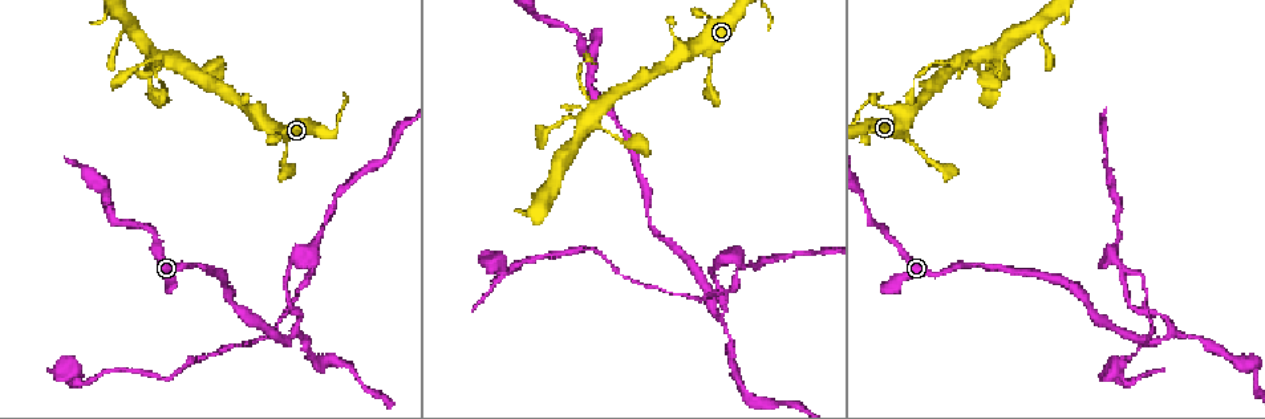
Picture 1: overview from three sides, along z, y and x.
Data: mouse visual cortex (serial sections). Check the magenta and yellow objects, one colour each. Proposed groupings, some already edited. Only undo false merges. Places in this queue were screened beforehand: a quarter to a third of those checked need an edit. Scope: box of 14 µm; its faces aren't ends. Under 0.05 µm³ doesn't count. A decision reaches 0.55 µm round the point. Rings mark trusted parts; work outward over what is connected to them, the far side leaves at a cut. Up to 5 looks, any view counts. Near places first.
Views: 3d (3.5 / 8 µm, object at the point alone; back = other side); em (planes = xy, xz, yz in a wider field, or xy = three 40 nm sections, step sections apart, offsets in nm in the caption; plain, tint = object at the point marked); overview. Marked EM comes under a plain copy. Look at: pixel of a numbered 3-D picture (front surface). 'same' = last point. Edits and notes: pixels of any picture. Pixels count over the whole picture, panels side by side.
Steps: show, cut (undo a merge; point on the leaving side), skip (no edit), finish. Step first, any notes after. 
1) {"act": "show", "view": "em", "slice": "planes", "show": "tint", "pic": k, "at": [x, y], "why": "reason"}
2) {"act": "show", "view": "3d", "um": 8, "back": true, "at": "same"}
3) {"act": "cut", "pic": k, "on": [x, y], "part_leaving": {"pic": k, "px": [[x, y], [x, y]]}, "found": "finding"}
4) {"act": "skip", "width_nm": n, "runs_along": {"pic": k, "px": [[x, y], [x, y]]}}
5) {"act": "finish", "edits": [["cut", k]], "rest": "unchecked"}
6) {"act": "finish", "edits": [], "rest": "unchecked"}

{"act": "show", "view": "3d", "um": 8, "pic": 1, "at": [583, 94], "why": "sudden change in width"}

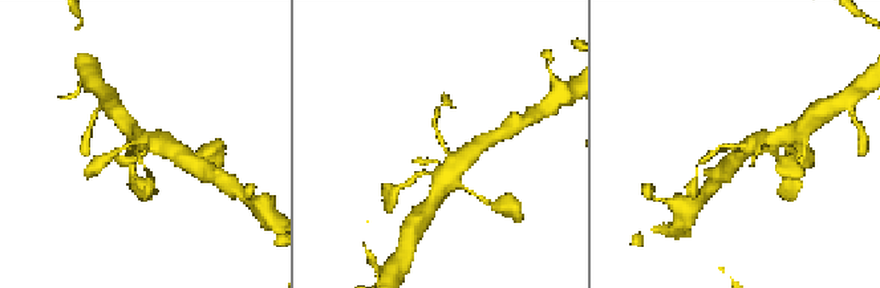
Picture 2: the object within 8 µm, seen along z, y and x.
{"act": "show", "view": "em", "slice": "xy", "step": 2, "show": "tint", "pic": 2, "at": [145, 146]}

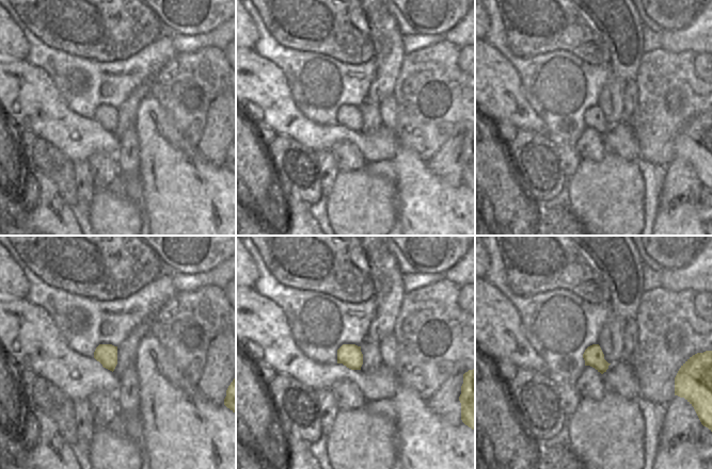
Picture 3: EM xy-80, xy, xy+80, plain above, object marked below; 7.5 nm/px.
{"act": "cut", "pic": 2, "on": [434, 124], "part_leaving": {"pic": 2, "px": [[443, 145], [434, 126], [438, 108], [443, 105]]}, "found": "two cells meet here"}

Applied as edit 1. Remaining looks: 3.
{"act": "show", "view": "overview"}

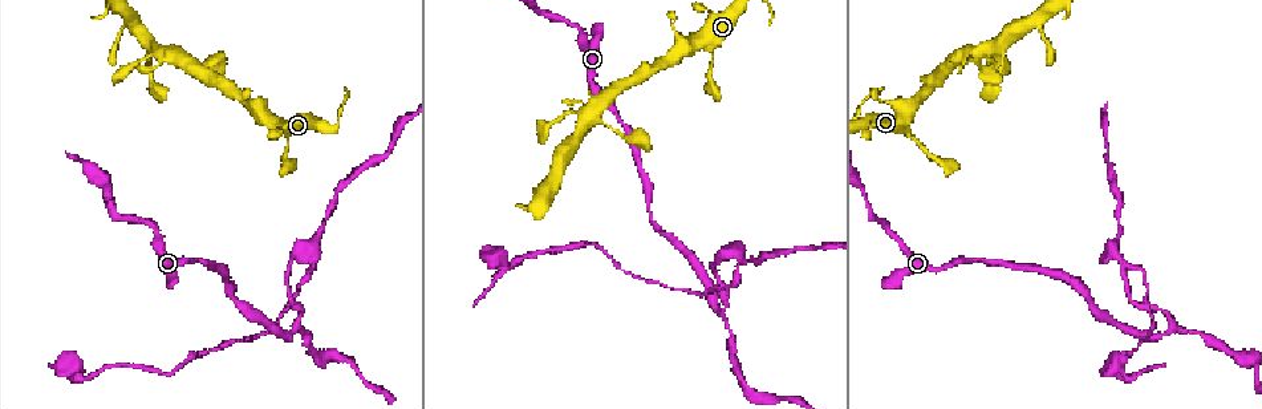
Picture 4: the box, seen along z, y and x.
{"act": "show", "view": "3d", "um": 3.5, "pic": 4, "at": [1170, 329], "why": "two arms in line, one across"}

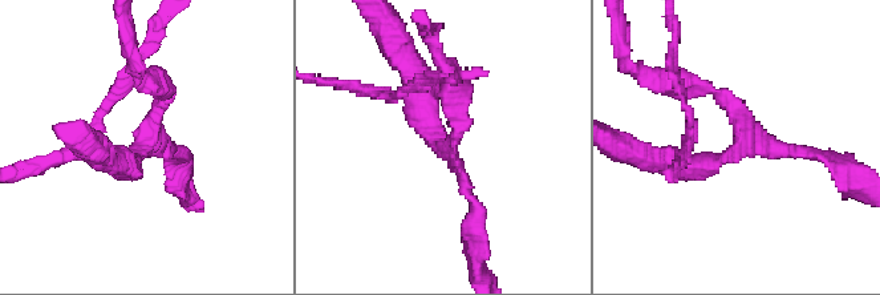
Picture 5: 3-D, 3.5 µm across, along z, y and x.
{"act": "show", "view": "em", "slice": "xy", "step": 1, "show": "tint", "pic": 5, "at": [149, 144], "arms": 3, "arm_widths_nm": [150, 150, 350], "why": "need the tissue"}

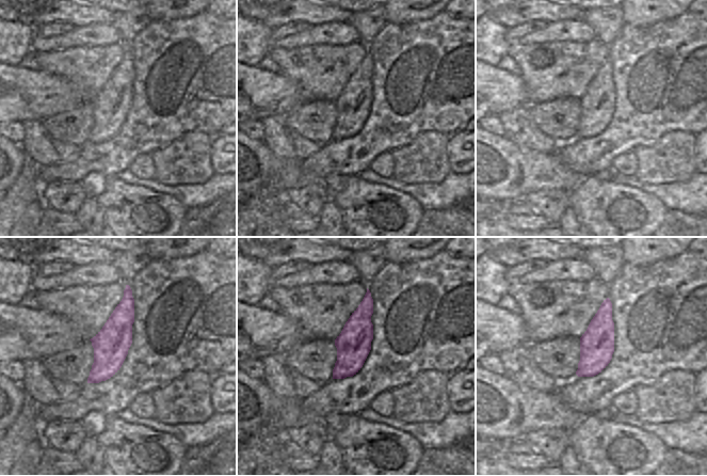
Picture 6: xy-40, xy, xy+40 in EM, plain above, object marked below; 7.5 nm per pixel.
{"act": "skip", "runs_along": {"pic": 5, "px": [[120, 161], [147, 141], [161, 88]]}, "found": "continuous, no second cell"}

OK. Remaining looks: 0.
{"act": "finish", "edits": [["cut", 2]], "rest": "unchecked"}

